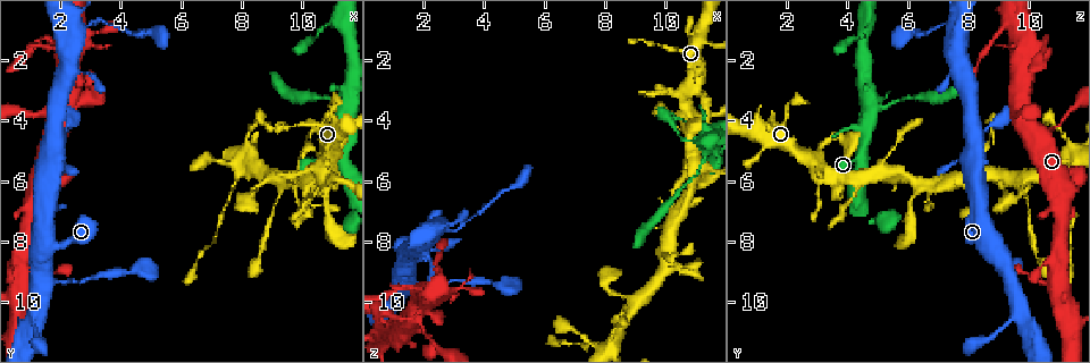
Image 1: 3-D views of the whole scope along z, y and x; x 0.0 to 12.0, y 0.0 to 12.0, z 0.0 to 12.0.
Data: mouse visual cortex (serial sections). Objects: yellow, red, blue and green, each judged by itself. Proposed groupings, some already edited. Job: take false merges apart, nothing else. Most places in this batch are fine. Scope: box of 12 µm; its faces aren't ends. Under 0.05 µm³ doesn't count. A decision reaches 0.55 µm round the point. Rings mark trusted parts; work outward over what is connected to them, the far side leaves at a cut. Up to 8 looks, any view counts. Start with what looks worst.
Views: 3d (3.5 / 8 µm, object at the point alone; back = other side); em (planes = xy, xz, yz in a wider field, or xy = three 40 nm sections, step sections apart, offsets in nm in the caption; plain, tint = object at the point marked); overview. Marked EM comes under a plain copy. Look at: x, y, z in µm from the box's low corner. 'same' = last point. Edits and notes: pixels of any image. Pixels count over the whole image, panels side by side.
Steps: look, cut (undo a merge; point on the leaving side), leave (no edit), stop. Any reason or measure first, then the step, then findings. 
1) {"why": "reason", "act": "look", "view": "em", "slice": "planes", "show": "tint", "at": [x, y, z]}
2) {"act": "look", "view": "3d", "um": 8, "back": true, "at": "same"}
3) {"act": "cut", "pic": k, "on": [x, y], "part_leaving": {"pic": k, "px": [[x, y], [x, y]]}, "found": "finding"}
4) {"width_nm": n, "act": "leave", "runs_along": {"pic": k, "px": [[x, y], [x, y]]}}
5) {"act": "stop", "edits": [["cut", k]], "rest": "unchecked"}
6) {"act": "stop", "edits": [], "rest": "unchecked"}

{"act": "look", "view": "3d", "um": 3.5, "at": [10.9, 6.1, 6.3]}

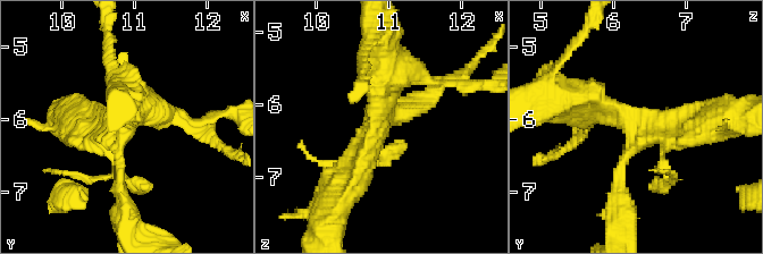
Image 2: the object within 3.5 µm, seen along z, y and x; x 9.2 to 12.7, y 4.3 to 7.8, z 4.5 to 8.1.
{"act": "look", "view": "em", "slice": "xy", "step": 3, "show": "tint", "at": [10.90, 6.10, 6.30]}

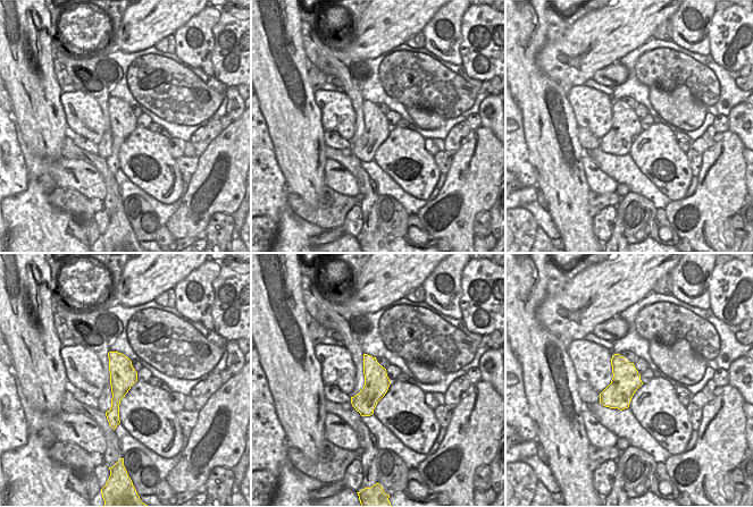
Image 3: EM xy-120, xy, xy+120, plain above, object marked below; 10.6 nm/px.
{"width_nm": 260, "act": "leave", "runs_along": {"pic": 2, "px": [[386, 62], [379, 133], [348, 191]]}, "found": "one cell here"}

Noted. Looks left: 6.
{"why": "thick turns thin", "act": "look", "view": "3d", "um": 3.5, "at": [7.8, 6.1, 11.3]}

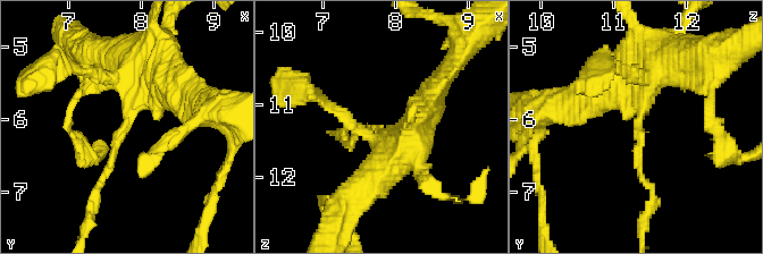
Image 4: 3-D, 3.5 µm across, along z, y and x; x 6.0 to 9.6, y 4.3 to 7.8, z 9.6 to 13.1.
{"act": "look", "view": "em", "slice": "xy", "step": 3, "show": "tint", "at": [7.70, 6.15, 11.35]}

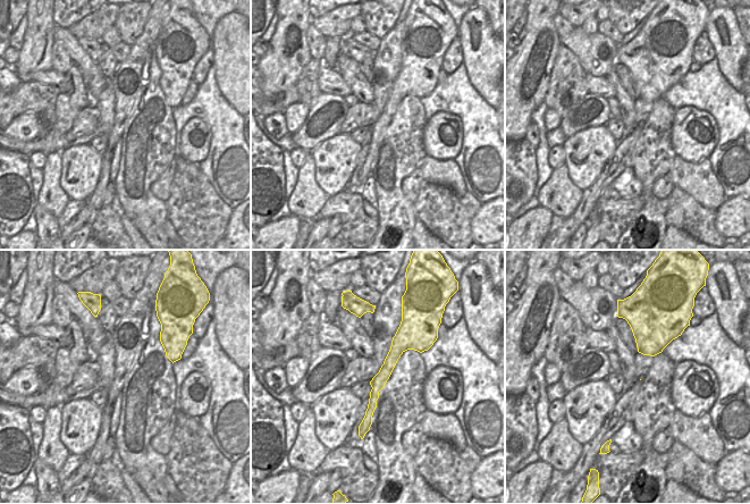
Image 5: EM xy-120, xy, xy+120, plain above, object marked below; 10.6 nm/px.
{"arm_widths_nm": [100, 350], "act": "leave", "runs_along": {"pic": 5, "px": [[401, 334], [367, 425]]}, "found": "continuous, no second cell"}

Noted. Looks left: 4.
{"why": "sharp bend", "act": "look", "view": "3d", "um": 8, "at": [10.0, 4.9, 8.5]}

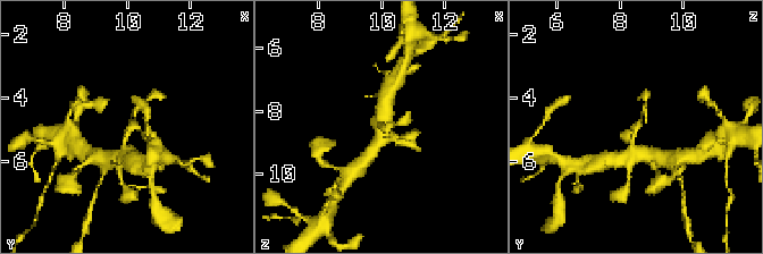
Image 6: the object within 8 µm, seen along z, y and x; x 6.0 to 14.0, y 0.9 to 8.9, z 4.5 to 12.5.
{"why": "zoom in", "act": "look", "view": "3d", "um": 3.5, "at": [10.0, 5.0, 8.5]}

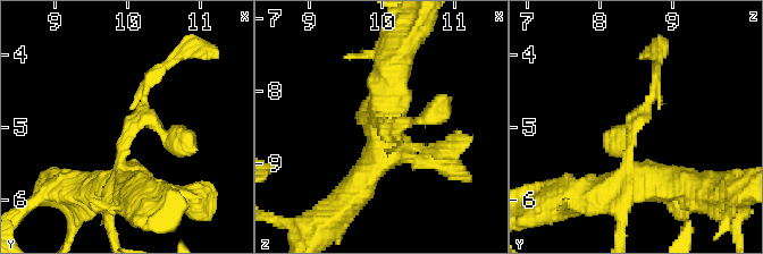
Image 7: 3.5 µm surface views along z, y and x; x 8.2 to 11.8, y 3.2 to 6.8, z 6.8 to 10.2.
{"act": "look", "view": "em", "slice": "xy", "step": 1, "show": "tint", "at": [10.10, 4.95, 8.55]}

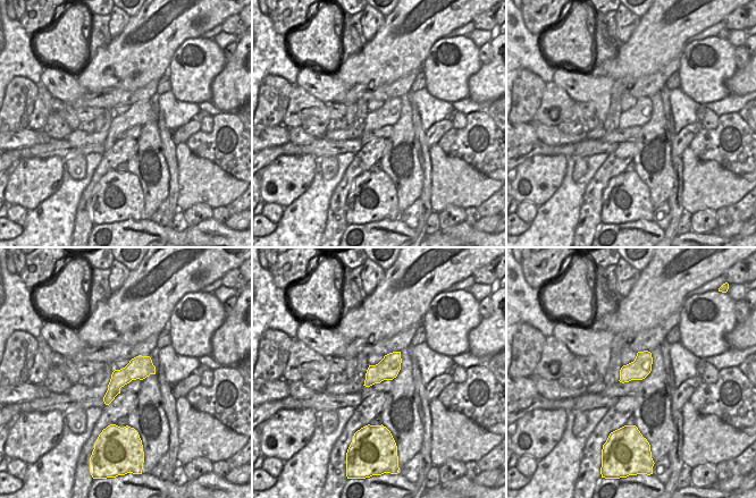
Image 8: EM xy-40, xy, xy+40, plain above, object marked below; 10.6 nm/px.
{"width_nm": 240, "act": "leave", "runs_along": {"pic": 7, "px": [[131, 187], [120, 142], [166, 65]]}, "found": "all the same cell"}

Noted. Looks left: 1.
{"act": "stop", "edits": [], "rest": "unchecked"}

